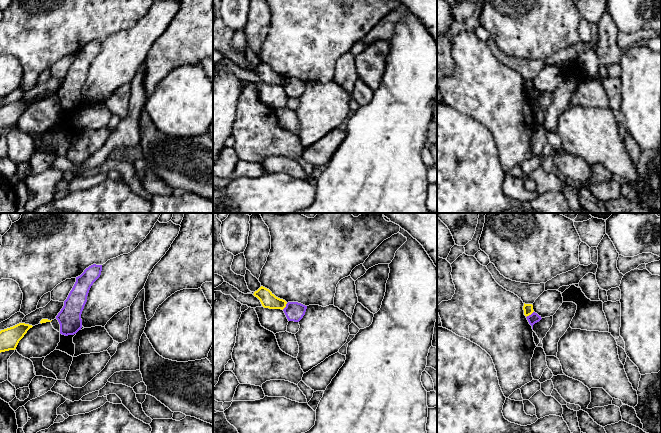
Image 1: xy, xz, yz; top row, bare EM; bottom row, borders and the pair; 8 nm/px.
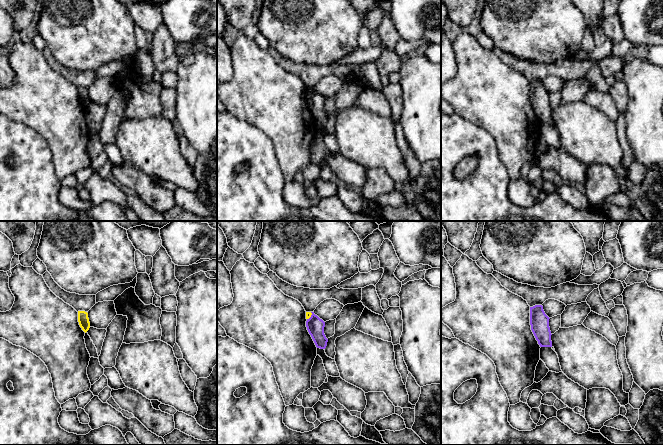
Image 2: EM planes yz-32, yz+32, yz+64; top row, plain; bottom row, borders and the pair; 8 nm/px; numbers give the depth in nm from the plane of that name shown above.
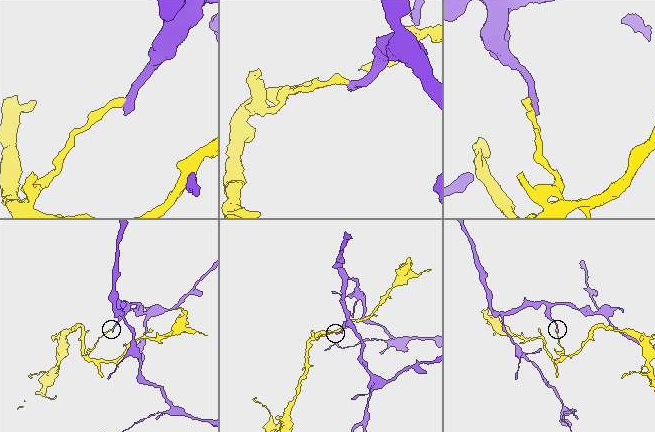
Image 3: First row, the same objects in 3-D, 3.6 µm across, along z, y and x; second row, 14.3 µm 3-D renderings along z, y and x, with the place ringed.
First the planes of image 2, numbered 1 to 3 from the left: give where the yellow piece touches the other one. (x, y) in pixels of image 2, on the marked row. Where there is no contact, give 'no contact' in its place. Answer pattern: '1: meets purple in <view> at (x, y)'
1: no contact
2: meets purple in yz+32 at (311, 316)
3: no contact

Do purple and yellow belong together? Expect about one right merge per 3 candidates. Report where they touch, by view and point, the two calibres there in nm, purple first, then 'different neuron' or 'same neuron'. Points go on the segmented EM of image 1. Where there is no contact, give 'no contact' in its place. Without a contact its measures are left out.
yz (529, 315) | 80/80 nm | different neuron

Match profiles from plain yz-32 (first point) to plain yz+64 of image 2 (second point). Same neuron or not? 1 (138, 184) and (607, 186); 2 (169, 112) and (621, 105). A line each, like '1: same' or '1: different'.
1: different
2: same

